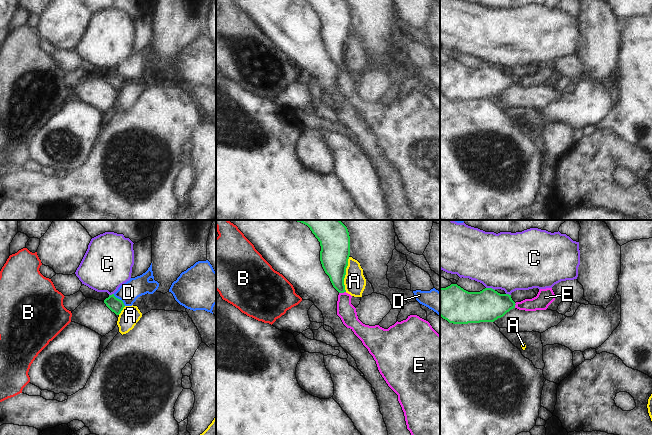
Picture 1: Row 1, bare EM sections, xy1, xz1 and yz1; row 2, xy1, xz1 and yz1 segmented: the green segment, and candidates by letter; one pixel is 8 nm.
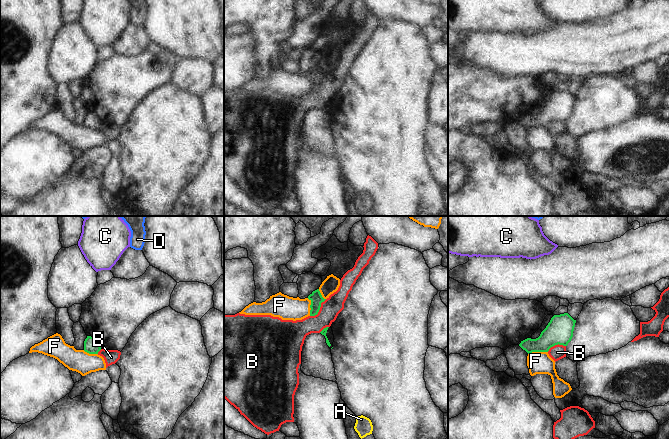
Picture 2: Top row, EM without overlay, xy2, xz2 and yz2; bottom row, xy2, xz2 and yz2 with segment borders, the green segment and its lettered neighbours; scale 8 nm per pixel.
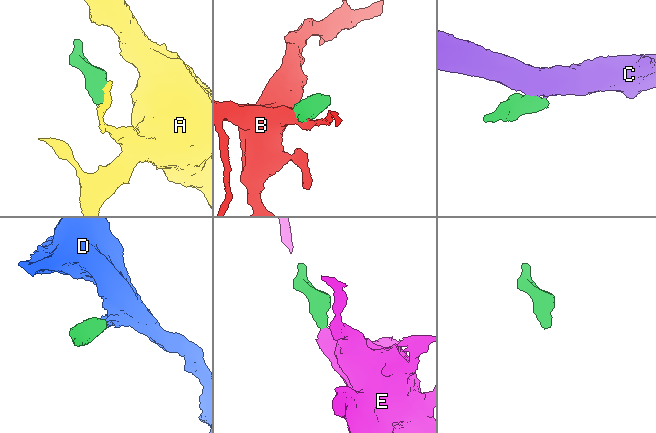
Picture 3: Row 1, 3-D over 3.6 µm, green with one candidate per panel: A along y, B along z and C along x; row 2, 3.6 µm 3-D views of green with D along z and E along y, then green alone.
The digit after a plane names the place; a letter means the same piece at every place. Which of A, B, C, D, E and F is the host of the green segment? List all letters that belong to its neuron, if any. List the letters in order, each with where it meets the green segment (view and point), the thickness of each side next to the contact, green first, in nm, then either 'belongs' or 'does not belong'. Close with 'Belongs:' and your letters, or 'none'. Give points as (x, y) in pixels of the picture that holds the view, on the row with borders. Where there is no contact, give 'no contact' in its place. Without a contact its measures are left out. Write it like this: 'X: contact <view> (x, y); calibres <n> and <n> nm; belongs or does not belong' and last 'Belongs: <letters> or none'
A: contact xz1 (345, 274); calibres 240 and 170 nm; does not belong
B: contact xz2 (319, 309); calibres 100 and 160 nm; does not belong
C: contact yz1 (490, 288); calibres 260 and 460 nm; does not belong
D: contact xy1 (119, 299); calibres 120 and 160 nm; does not belong
E: contact xz1 (342, 292); calibres 200 and 150 nm; belongs
F: contact yz2 (537, 351); calibres 220 and 180 nm; does not belong
Belongs: E

